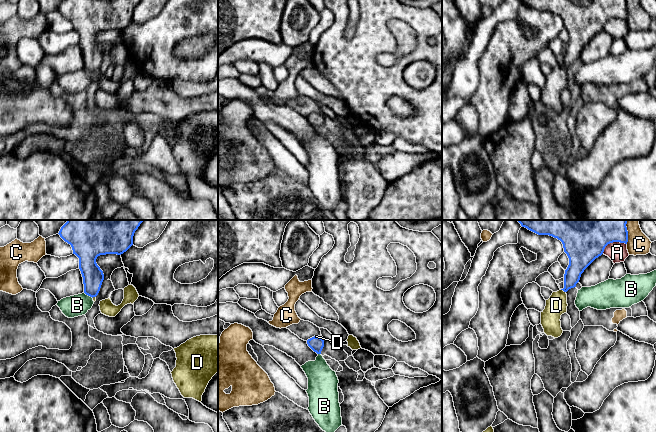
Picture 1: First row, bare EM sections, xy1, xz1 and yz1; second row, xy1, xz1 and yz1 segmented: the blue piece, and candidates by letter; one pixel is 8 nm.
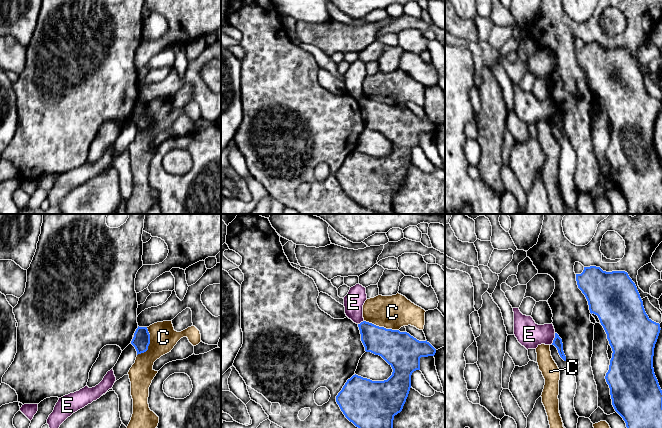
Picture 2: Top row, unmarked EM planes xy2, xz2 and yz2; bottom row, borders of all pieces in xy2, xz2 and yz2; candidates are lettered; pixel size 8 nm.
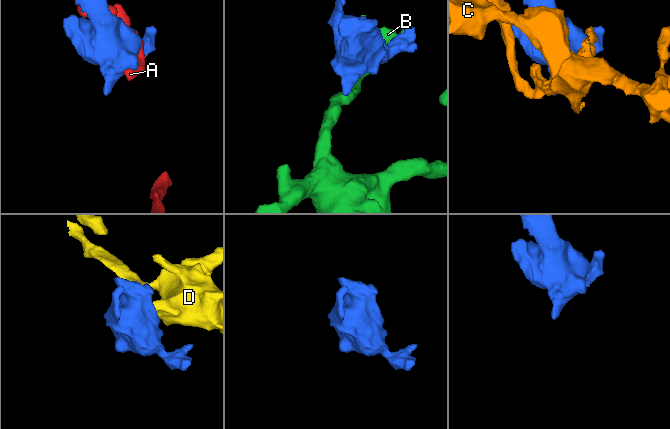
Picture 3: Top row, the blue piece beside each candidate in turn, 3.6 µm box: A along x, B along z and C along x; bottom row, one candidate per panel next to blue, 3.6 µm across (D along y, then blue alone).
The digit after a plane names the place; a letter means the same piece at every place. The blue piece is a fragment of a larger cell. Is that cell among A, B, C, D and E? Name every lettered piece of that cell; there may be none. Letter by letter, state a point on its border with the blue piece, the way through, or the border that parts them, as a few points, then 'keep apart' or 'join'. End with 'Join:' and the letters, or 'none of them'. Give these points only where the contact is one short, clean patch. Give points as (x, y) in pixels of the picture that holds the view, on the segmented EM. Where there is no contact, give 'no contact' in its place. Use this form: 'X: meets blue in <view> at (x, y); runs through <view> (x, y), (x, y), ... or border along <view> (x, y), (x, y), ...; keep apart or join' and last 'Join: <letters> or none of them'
A: meets blue in yz1 at (612, 242); keep apart
B: meets blue in xy1 at (88, 295); border along xy1 (84, 292), (92, 298); keep apart
C: meets blue in xz2 at (381, 327); keep apart
D: meets blue in yz1 at (563, 290); runs through yz1 (578, 263), (569, 283), (563, 290), (556, 305); join
E: meets blue in yz2 at (554, 338); border along yz2 (555, 333), (551, 343); keep apart
Join: D

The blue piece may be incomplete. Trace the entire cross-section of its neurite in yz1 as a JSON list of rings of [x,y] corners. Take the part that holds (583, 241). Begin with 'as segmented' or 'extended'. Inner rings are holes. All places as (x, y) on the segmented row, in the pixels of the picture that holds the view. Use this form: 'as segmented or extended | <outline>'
extended | [[[517,220],[522,227],[560,240],[569,265],[564,274],[564,288],[553,292],[541,312],[541,325],[547,336],[562,335],[561,315],[567,312],[566,292],[576,287],[584,270],[613,242],[627,244],[627,220]]]

